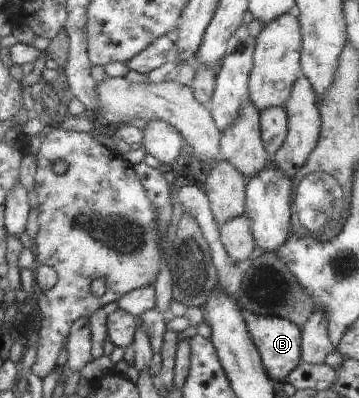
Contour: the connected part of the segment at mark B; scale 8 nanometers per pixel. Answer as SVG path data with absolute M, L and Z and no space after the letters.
M242 310L245 321L248 322L248 330L252 333L253 341L260 349L261 357L264 358L265 369L275 381L286 382L290 375L304 363L304 332L291 320L284 317L270 315L259 315L249 311Z

